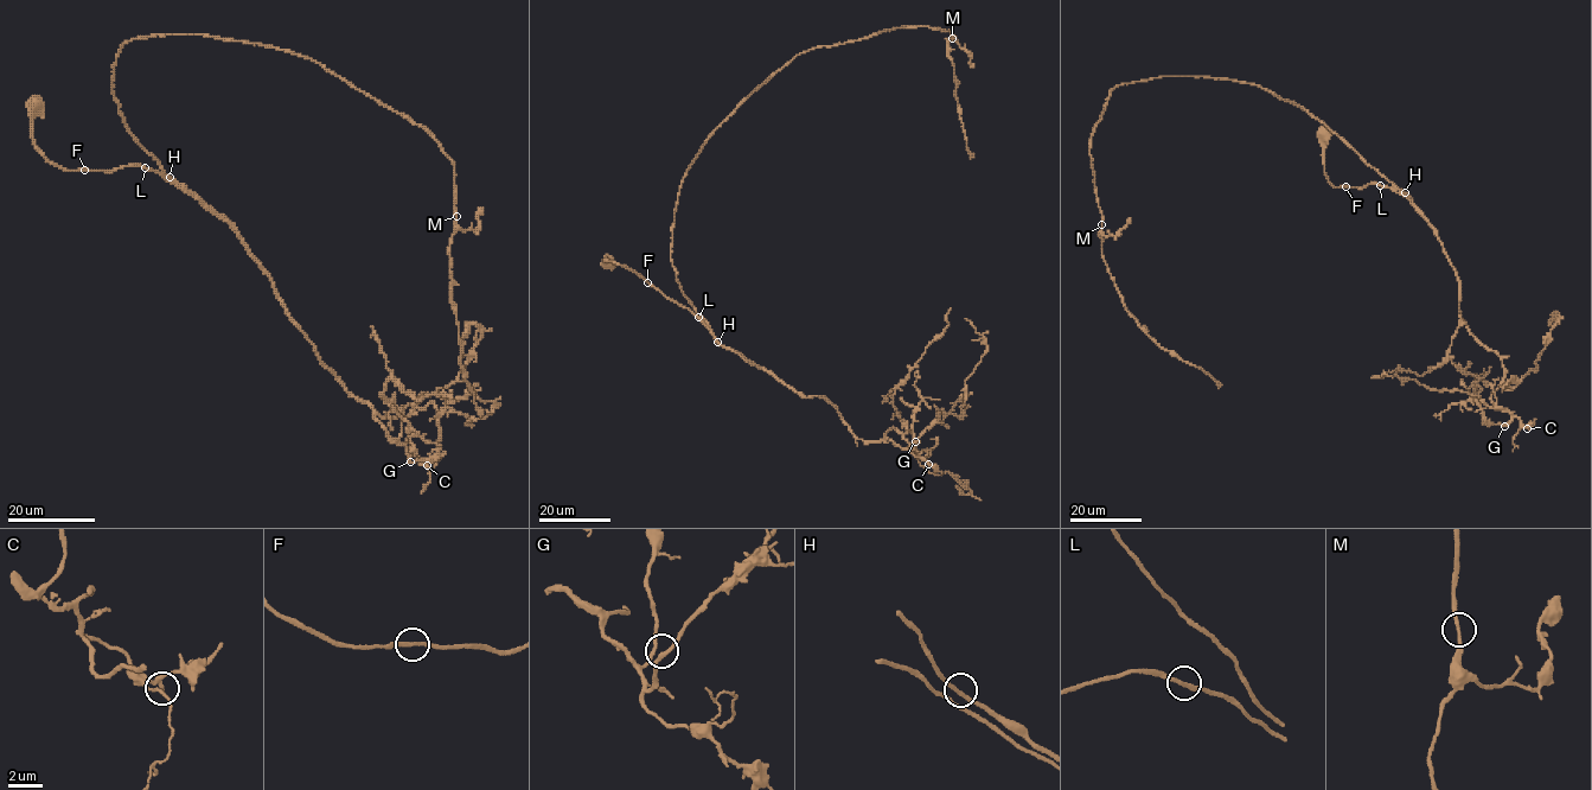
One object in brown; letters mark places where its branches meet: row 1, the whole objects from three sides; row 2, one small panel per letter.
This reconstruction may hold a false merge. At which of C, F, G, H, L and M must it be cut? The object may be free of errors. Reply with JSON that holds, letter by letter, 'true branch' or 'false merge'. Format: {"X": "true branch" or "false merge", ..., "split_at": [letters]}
{"C": "true branch", "F": "true branch", "G": "true branch", "H": "true branch", "L": "true branch", "M": "true branch", "split_at": []}

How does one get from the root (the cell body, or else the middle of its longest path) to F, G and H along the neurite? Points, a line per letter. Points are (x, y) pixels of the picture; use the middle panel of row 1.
F: (606, 261), (635, 272), (647, 282)
G: (606, 261), (801, 396), (824, 397), (856, 438), (880, 441), (895, 428), (912, 450), (915, 441)
H: (606, 261), (635, 272), (669, 298), (686, 307), (717, 342)

